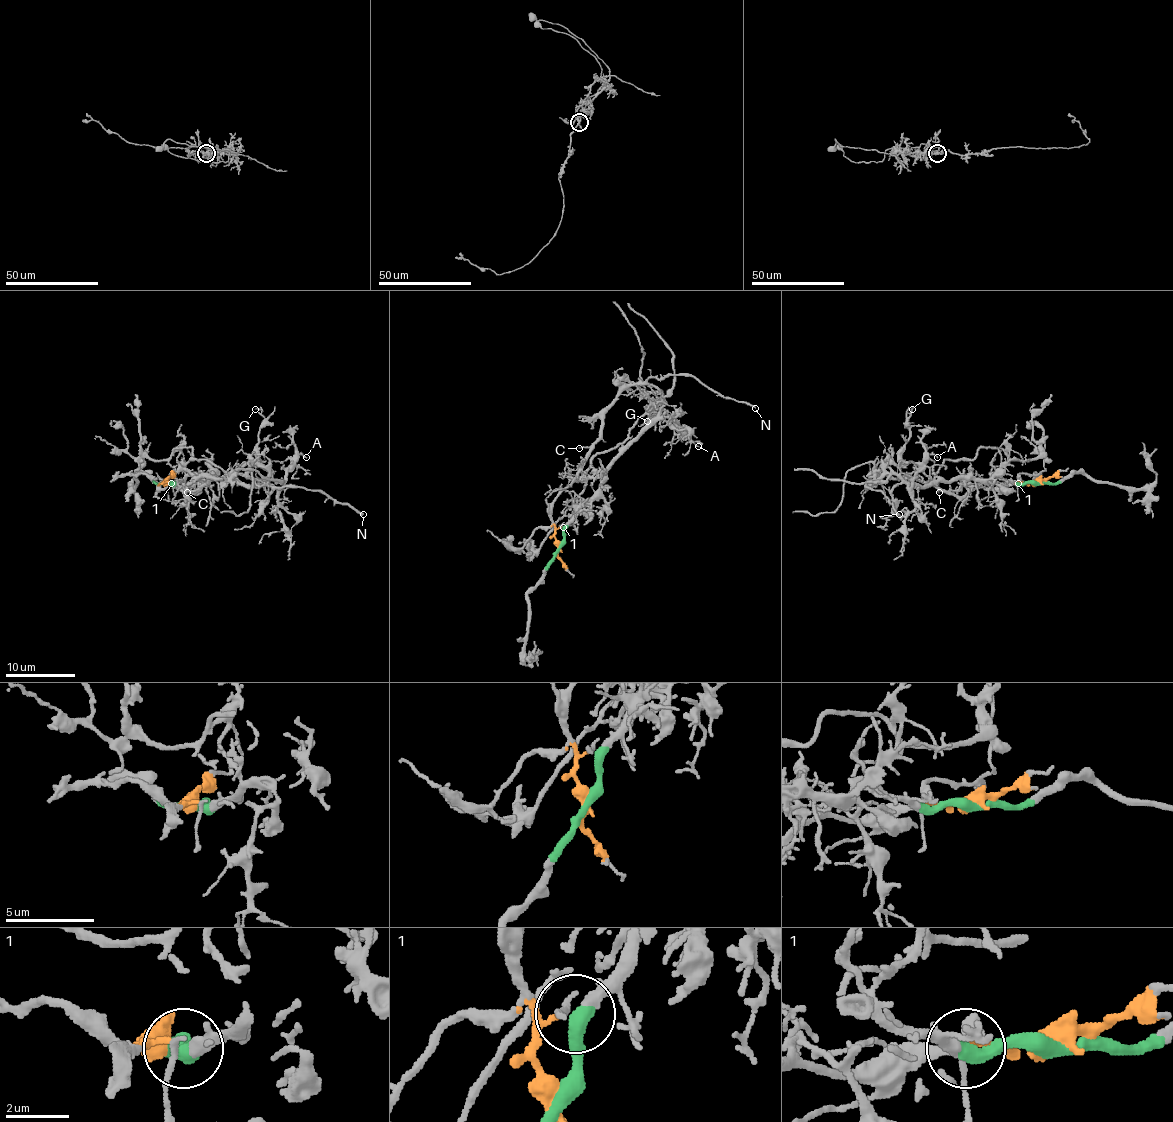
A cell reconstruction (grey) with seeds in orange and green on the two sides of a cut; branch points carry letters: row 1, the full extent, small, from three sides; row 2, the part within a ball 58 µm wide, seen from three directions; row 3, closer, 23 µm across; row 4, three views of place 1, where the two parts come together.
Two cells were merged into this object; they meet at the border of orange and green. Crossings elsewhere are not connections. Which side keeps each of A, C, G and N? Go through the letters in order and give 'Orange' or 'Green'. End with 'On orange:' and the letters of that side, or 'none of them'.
A: Green
C: Orange
G: Green
N: Orange
On orange: C, N

